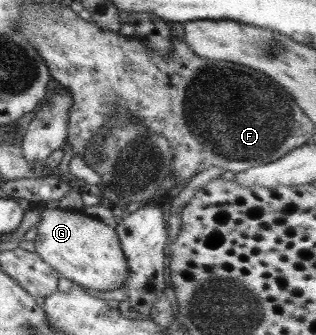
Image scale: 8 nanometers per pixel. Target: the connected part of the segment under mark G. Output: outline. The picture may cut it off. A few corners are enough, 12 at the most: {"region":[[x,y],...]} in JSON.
{"region":[[39,206],[34,252],[89,290],[128,271],[114,226]]}

